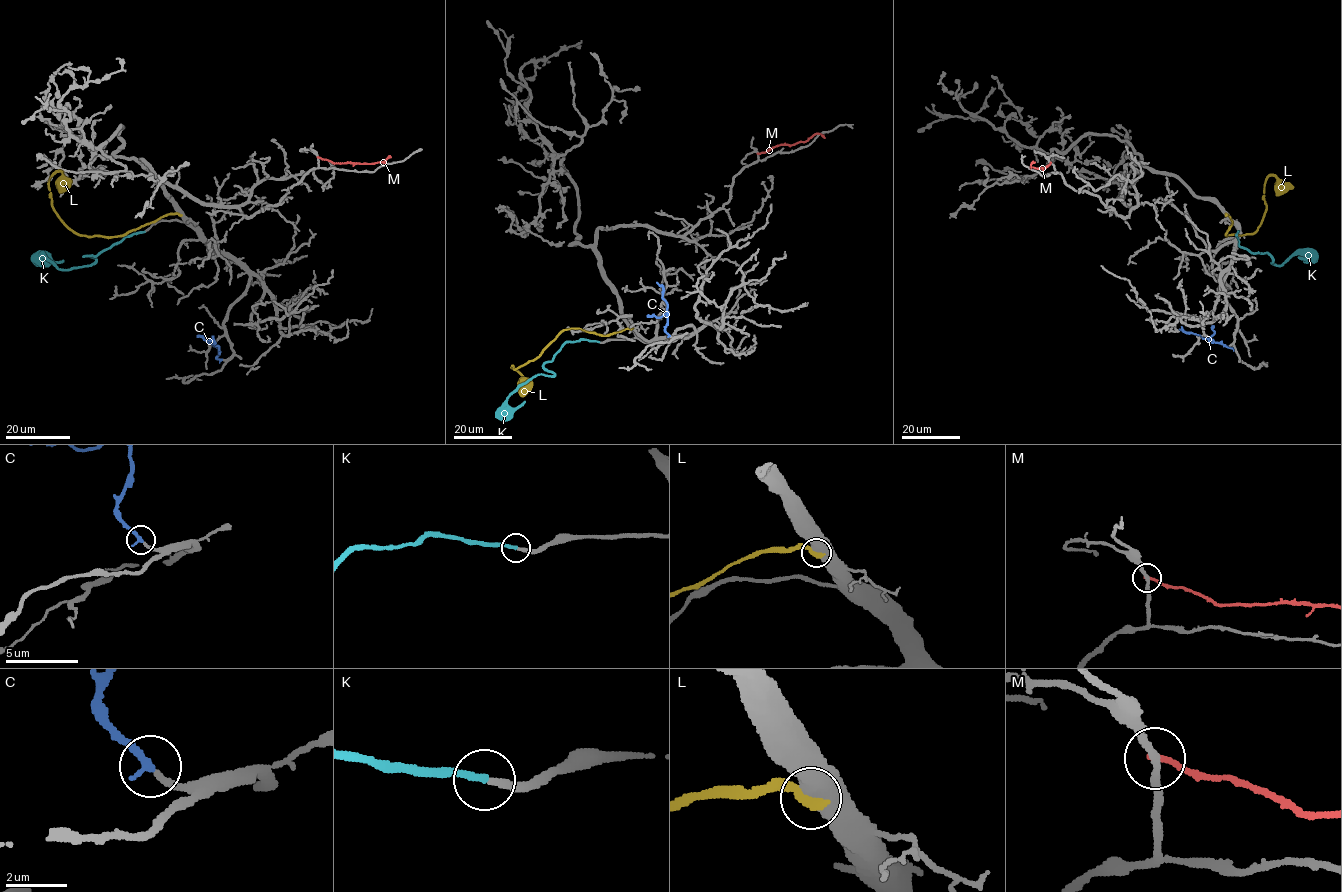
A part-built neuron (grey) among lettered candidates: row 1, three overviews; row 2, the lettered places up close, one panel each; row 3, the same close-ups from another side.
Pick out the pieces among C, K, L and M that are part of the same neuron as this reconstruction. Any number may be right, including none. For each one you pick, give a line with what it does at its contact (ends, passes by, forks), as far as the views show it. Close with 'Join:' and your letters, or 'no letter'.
C: it ends
K: it ends
Join: C, K

